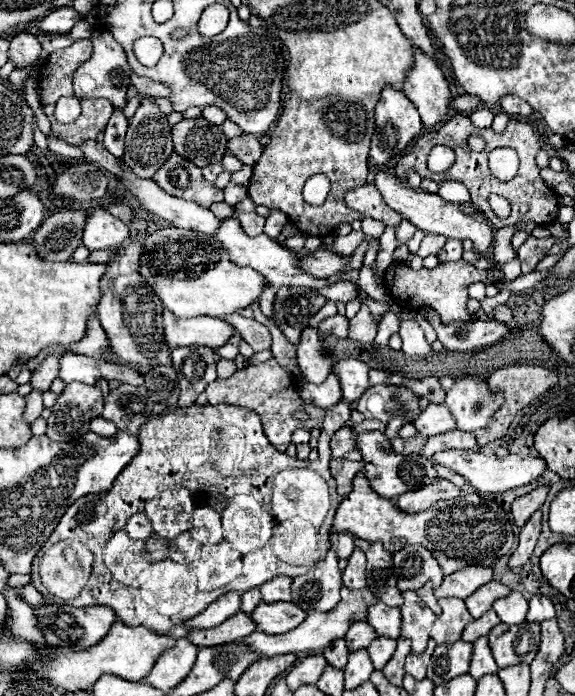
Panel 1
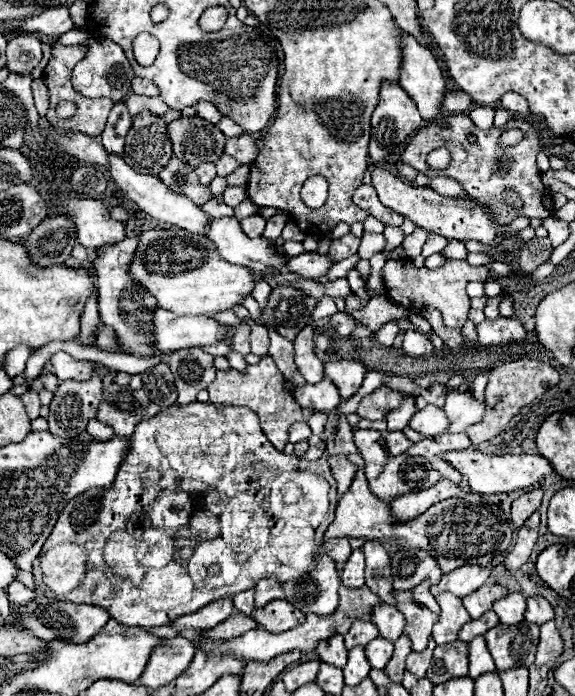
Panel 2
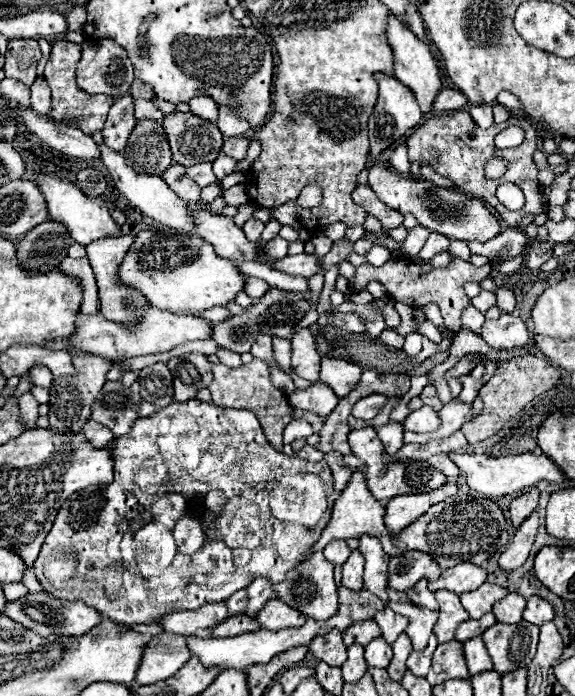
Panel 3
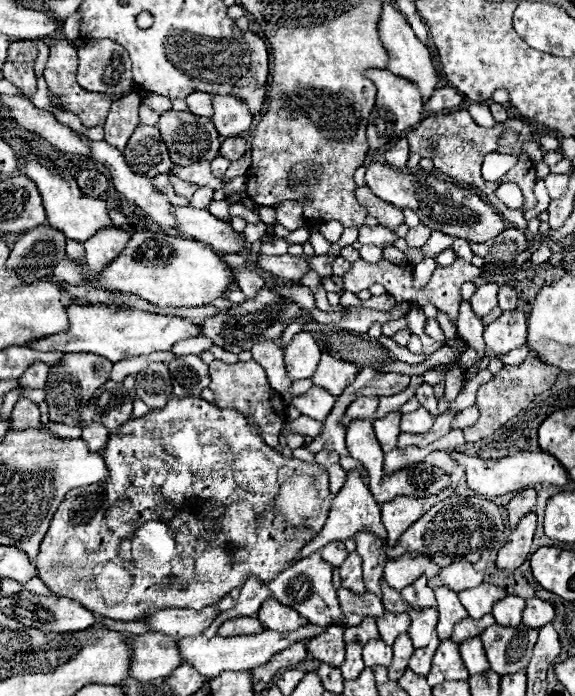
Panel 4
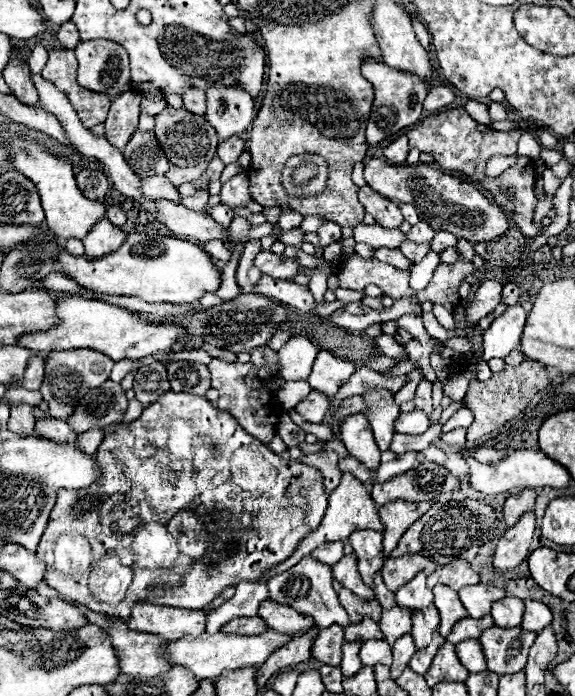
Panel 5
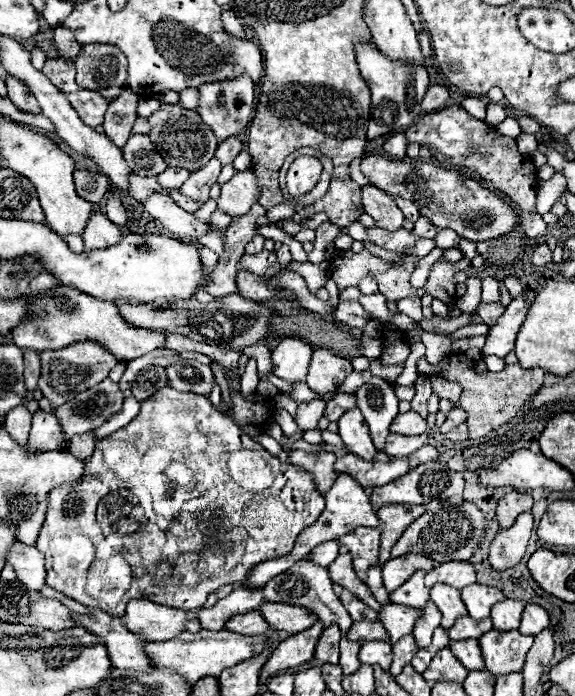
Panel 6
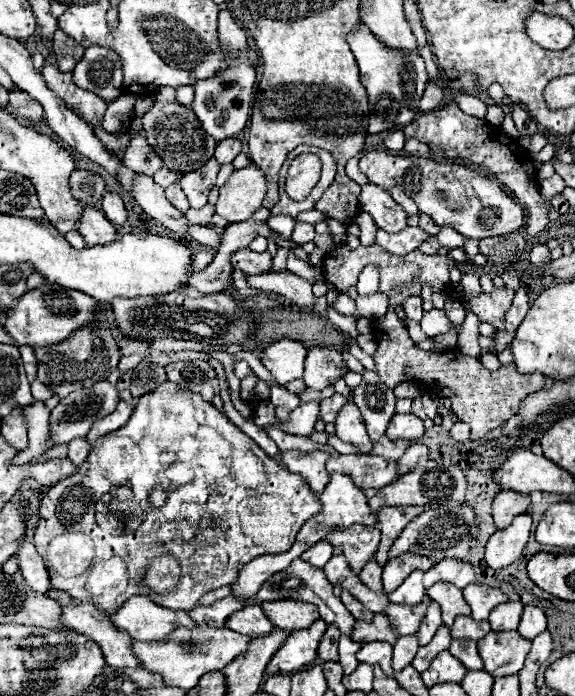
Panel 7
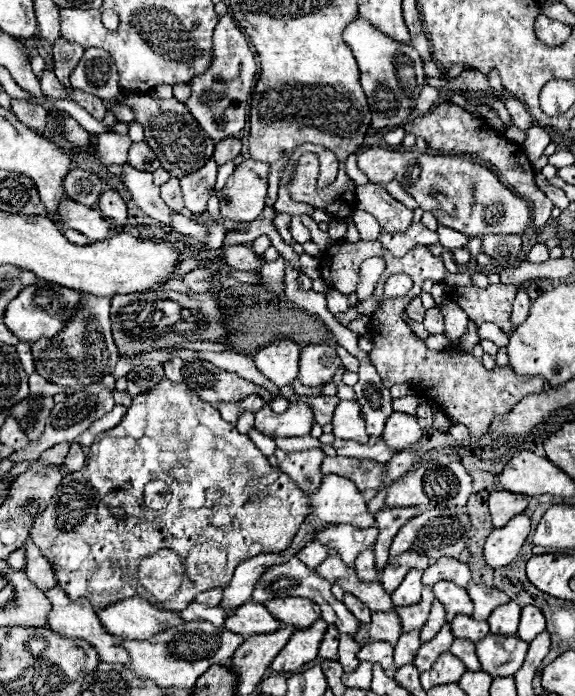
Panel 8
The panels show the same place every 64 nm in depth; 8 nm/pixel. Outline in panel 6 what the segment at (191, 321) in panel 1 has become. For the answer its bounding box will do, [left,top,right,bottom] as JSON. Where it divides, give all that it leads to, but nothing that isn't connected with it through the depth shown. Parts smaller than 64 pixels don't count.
[12,286,166,362]

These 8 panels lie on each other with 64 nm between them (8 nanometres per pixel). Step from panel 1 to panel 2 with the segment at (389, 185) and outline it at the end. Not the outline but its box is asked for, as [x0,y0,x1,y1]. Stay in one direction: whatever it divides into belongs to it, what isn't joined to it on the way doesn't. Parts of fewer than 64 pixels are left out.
[372,168,498,246]

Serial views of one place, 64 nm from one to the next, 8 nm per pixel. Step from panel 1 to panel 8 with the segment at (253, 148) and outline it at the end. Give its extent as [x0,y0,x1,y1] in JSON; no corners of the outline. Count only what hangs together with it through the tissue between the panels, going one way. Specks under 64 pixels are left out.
[214,138,242,166]

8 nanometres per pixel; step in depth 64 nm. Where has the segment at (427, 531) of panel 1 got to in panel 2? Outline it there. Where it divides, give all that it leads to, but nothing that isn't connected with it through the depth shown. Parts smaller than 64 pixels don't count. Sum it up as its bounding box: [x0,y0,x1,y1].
[324,470,506,574]

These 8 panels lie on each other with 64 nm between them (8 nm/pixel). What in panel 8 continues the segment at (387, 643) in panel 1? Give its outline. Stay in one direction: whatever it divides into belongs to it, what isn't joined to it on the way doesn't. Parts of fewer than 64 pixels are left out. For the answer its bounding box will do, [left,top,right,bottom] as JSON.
[356,641,396,676]

